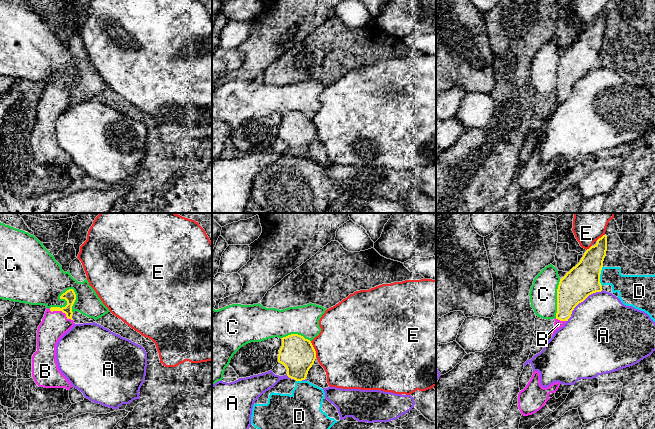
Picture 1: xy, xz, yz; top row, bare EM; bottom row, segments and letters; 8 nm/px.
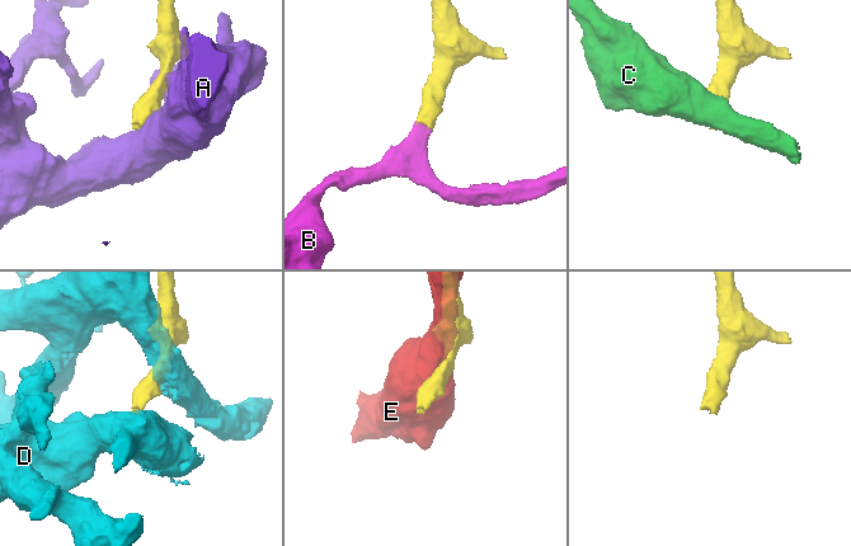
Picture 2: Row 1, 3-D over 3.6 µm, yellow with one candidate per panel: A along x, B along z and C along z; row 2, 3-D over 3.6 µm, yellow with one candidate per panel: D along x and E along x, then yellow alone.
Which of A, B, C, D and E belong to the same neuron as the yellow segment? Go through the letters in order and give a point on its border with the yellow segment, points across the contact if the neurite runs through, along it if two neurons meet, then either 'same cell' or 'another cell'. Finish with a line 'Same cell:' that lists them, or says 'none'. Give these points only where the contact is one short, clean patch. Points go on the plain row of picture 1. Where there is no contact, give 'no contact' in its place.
A: contact yz (581, 77); border yz (602, 66), (589, 70), (574, 84), (571, 92), (566, 97); another cell
B: contact xy (61, 86); way xy (70, 72), (69, 81), (61, 86), (61, 93), (54, 101); same cell
C: contact xy (66, 76); border xy (74, 66), (60, 72), (64, 82), (49, 84); another cell
D: contact yz (599, 52); another cell
E: contact xz (314, 125); another cell
Same cell: B

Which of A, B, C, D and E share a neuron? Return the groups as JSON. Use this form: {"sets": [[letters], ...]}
{"sets": [["A"], ["B"], ["C"], ["D"], ["E"]]}

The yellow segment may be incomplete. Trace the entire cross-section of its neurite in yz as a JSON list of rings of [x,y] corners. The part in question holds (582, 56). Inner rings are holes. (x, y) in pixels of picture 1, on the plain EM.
[[[603,11],[594,22],[586,26],[580,38],[560,55],[557,65],[557,89],[554,95],[553,110],[568,97],[574,84],[583,78],[589,71],[601,68],[600,50],[607,27],[607,12]]]

